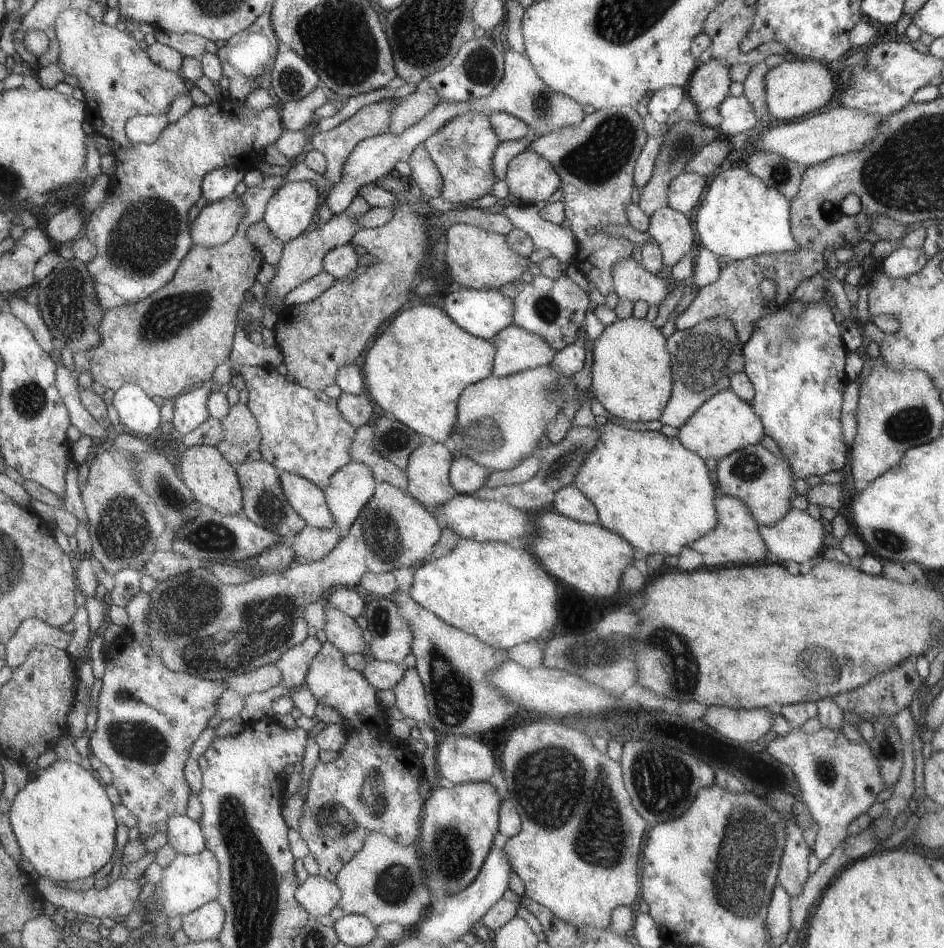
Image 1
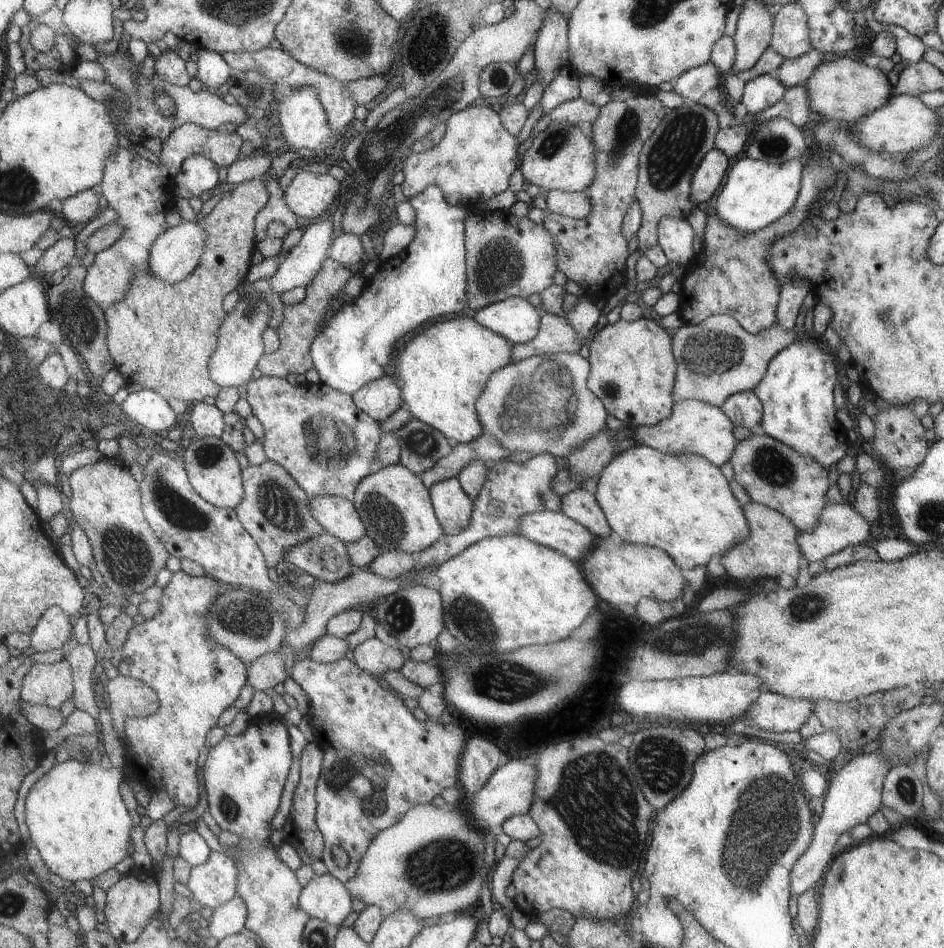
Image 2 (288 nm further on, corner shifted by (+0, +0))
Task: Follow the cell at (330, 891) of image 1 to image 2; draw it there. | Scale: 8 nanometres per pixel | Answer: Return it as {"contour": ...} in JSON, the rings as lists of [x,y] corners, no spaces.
{"contour":[[[331,874],[315,876],[303,890],[301,908],[311,918],[339,926],[353,912],[353,896],[339,878]]]}

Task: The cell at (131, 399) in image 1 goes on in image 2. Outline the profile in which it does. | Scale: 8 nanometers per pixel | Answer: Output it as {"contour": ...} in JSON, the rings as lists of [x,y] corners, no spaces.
{"contour":[[[139,390],[123,402],[127,418],[131,418],[139,428],[149,432],[171,432],[177,424],[183,424],[183,416],[177,416],[171,404],[153,390]]]}

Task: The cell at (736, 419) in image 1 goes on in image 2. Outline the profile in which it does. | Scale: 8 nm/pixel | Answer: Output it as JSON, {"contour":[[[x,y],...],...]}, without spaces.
{"contour":[[[683,400],[677,402],[671,416],[667,420],[661,420],[655,426],[639,426],[633,430],[633,442],[637,446],[647,446],[659,454],[667,456],[679,456],[679,454],[693,454],[703,456],[707,462],[715,466],[723,466],[727,460],[731,460],[731,454],[735,452],[737,440],[735,440],[735,426],[731,426],[731,420],[723,410],[697,402],[697,400]]]}

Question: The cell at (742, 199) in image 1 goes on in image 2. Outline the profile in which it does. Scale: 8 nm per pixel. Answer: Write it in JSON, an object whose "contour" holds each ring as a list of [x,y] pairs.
{"contour":[[[751,158],[737,160],[731,166],[731,172],[727,172],[727,180],[717,194],[715,216],[731,226],[737,236],[747,236],[775,224],[775,220],[791,212],[791,204],[799,198],[803,166],[803,160],[787,160],[783,164],[765,164]]]}

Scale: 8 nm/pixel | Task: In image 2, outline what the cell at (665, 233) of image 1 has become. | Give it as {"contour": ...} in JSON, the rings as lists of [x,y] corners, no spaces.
{"contour":[[[663,216],[659,220],[659,240],[657,246],[661,248],[667,262],[675,262],[677,266],[687,268],[687,260],[691,258],[693,250],[693,228],[689,226],[687,218],[669,218]]]}

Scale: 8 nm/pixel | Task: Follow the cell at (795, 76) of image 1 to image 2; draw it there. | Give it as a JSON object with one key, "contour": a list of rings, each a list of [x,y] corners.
{"contour":[[[845,56],[831,62],[821,62],[803,82],[803,86],[807,92],[807,102],[811,112],[815,112],[825,120],[835,120],[835,122],[845,120],[849,126],[857,124],[857,120],[887,104],[891,96],[891,86],[887,78],[883,84],[883,74],[877,68],[867,68],[865,64],[849,60]]]}

